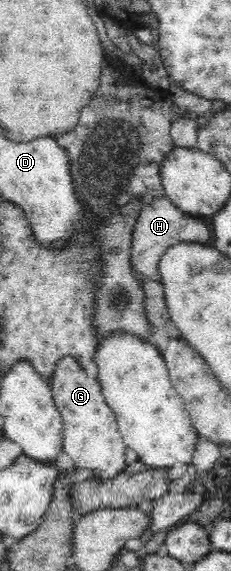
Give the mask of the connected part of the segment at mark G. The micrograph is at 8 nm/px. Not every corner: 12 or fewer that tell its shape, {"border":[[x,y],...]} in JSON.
{"border":[[67,354],[50,378],[63,448],[112,479],[127,447],[96,377]]}

